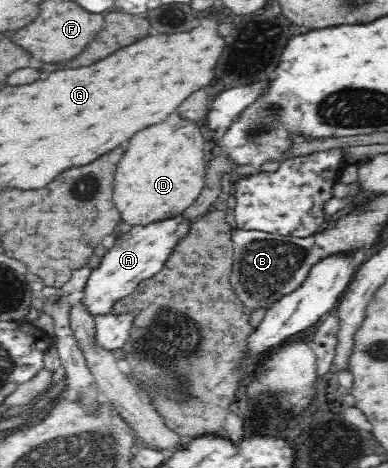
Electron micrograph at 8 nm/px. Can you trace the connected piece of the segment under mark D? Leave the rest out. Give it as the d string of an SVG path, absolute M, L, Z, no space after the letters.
M177 114L135 134L119 160L114 178L113 204L121 220L127 226L149 226L181 216L203 190L207 167L203 156L200 124L181 120Z

